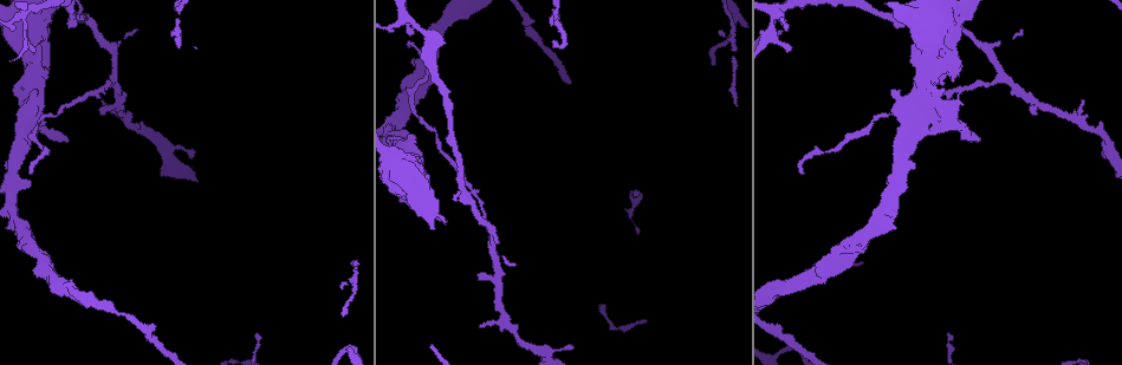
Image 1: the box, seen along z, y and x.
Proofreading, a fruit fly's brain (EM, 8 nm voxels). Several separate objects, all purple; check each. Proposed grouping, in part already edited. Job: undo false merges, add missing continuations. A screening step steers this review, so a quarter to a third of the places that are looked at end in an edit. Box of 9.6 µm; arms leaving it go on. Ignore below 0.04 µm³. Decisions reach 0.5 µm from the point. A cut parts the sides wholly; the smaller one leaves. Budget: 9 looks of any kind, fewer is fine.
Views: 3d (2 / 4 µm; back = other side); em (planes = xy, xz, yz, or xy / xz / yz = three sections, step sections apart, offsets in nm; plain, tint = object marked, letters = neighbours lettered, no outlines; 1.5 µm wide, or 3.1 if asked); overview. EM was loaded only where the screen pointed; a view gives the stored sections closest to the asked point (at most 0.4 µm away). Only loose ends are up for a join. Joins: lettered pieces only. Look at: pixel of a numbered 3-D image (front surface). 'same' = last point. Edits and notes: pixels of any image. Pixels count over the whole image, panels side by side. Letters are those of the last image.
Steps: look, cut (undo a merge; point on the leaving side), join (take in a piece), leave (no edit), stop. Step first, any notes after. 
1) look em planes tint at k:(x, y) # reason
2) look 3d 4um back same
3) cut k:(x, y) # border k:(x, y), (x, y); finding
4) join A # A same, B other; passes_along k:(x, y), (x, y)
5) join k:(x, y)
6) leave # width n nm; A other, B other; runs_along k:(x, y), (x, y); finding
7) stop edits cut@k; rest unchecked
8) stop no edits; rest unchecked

look em planes letters at 1:(26, 15) # abrupt turn

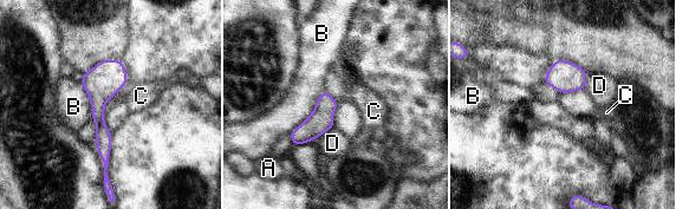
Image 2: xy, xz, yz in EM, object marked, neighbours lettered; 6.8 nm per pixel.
leave # A other, B other, C other, D other; border 2:(324, 91), (313, 111), (288, 134); continuous, no second neuron

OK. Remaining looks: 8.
look em xz step 8 letters at 1:(572, 349)

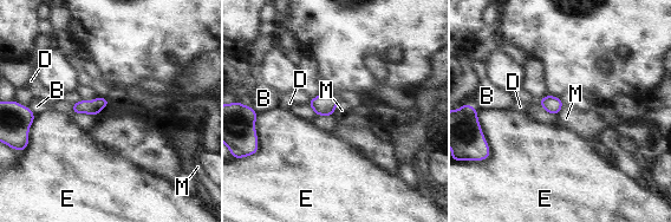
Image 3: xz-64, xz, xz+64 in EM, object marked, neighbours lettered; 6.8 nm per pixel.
look em planes letters same

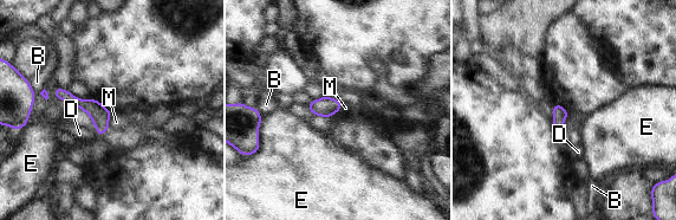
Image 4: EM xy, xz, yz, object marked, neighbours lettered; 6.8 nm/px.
leave # B other, D other, E other, M other; runs_along 4:(57, 91), (85, 104), (105, 127); no lettered piece goes on from it

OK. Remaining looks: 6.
look em planes letters at 1:(103, 100) # free end

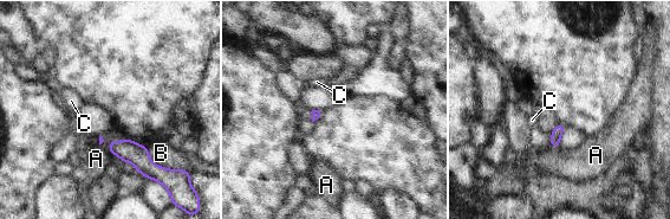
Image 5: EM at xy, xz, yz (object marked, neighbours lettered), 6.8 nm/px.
leave # longest_contact B 150 nm; A other, B other, C other; border 5:(551, 146), (559, 147); no lettered piece goes on from it

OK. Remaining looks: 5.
look 3d 2um at 1:(69, 139) # an open end

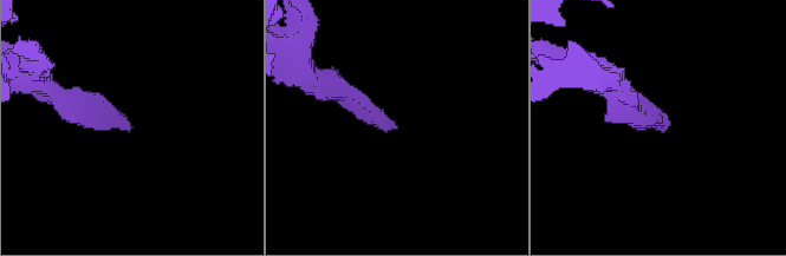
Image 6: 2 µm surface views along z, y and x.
look em planes letters at 6:(665, 128) # shape alone is not enough

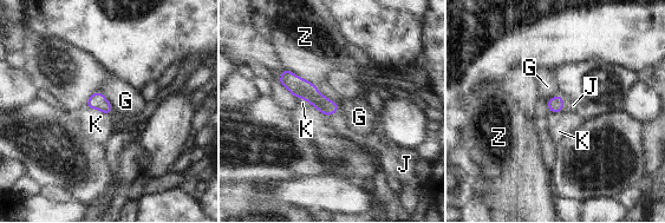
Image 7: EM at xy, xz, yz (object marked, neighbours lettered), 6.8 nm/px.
join J # longest_contact Z 240 nm; G other, J same, K other, Z other; it goes on there

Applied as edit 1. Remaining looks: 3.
stop edits join@7; rest unchecked

